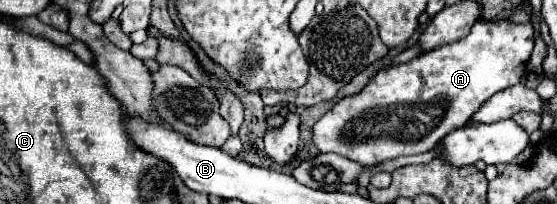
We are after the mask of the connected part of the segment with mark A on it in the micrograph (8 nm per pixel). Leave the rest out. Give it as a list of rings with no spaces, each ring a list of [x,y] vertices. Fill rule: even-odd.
[[[478,21],[466,37],[418,55],[408,63],[382,69],[360,93],[340,99],[334,109],[314,125],[314,145],[320,149],[320,153],[336,153],[360,165],[378,165],[402,155],[430,151],[448,131],[452,131],[452,127],[464,125],[494,93],[520,83],[534,47],[534,37],[534,25],[530,21]],[[366,121],[374,121],[374,127],[366,129]],[[388,125],[396,125],[396,133],[392,133]]]

